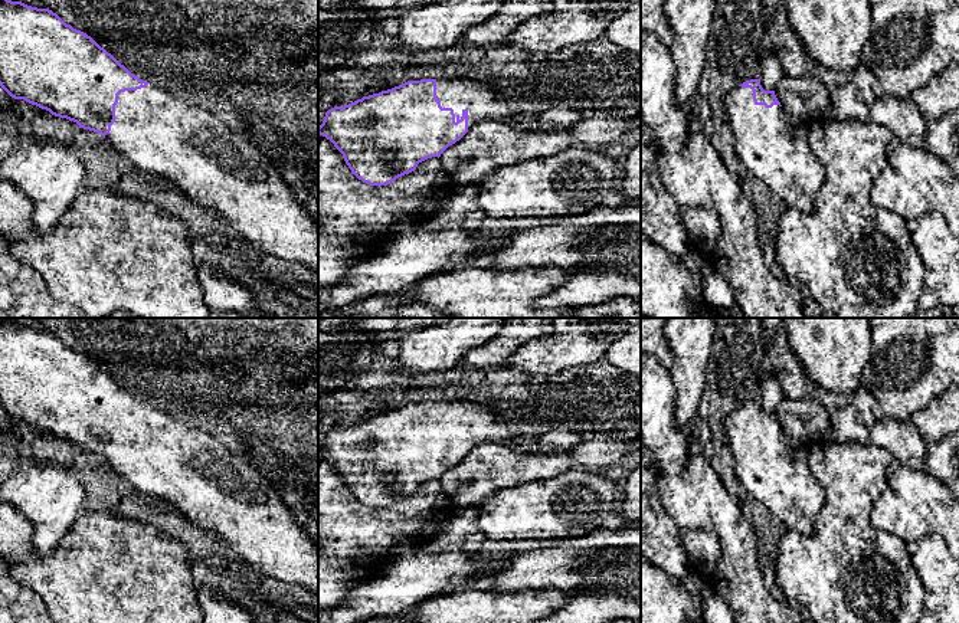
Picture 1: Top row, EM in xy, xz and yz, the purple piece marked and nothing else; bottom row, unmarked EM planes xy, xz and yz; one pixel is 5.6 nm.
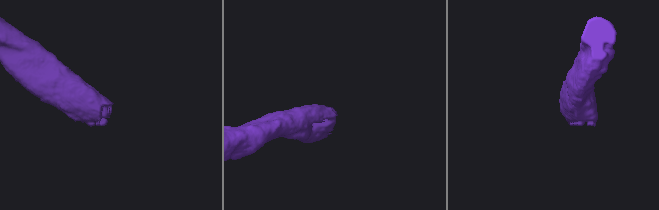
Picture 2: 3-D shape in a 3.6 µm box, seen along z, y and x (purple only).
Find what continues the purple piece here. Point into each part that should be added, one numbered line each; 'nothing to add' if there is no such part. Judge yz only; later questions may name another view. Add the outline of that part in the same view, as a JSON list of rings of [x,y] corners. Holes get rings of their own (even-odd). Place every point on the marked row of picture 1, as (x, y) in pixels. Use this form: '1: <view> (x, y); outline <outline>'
1: yz (772, 144); outline [[[733,88],[724,99],[724,108],[736,155],[747,171],[770,188],[785,207],[812,212],[825,168],[808,142],[809,125],[783,106],[756,105],[750,88]]]

